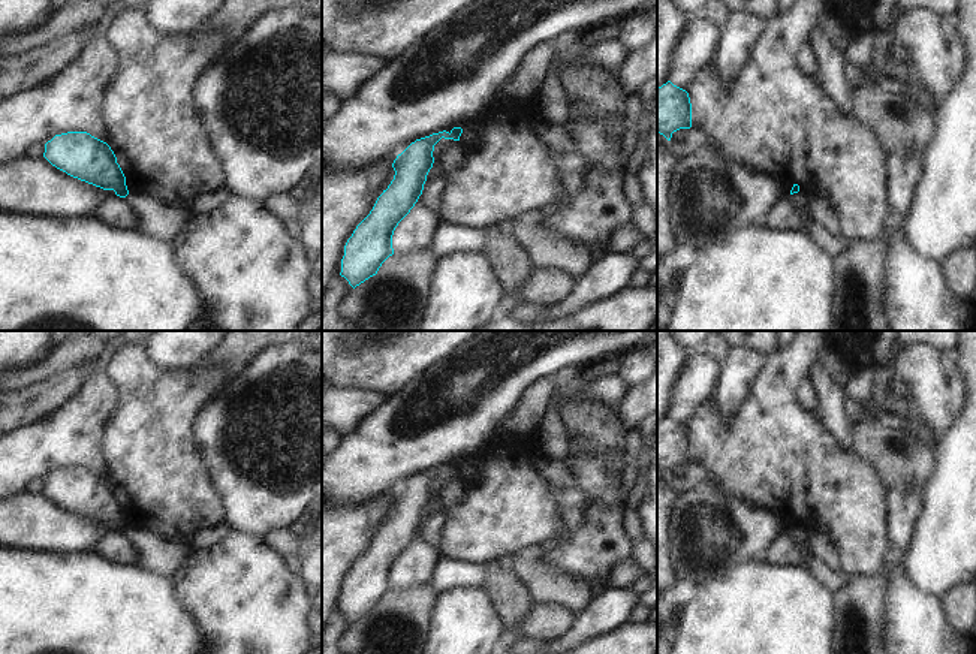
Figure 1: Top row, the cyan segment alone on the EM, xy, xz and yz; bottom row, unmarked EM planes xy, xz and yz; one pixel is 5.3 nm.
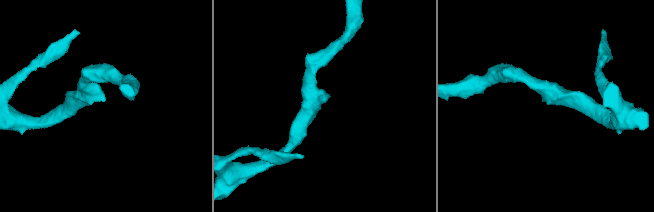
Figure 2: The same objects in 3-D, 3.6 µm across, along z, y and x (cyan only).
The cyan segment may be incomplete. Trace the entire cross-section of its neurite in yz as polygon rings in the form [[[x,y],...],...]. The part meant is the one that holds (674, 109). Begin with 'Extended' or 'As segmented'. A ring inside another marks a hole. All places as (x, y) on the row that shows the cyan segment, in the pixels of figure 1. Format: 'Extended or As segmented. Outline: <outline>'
As segmented. Outline: [[[671,81],[657,88],[657,133],[671,141],[672,133],[692,127],[689,93]]]

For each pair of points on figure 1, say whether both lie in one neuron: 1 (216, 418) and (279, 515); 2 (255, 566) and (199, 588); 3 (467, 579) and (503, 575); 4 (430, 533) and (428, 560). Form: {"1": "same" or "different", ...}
{"1": "same", "2": "same", "3": "different", "4": "different"}

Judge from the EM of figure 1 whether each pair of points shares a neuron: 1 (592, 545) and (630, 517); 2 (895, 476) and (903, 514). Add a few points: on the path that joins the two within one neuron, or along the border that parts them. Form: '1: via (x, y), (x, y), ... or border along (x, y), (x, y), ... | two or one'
1: border along (623, 512), (623, 532), (629, 541) | two
2: border along (888, 493), (912, 494), (922, 502) | two

